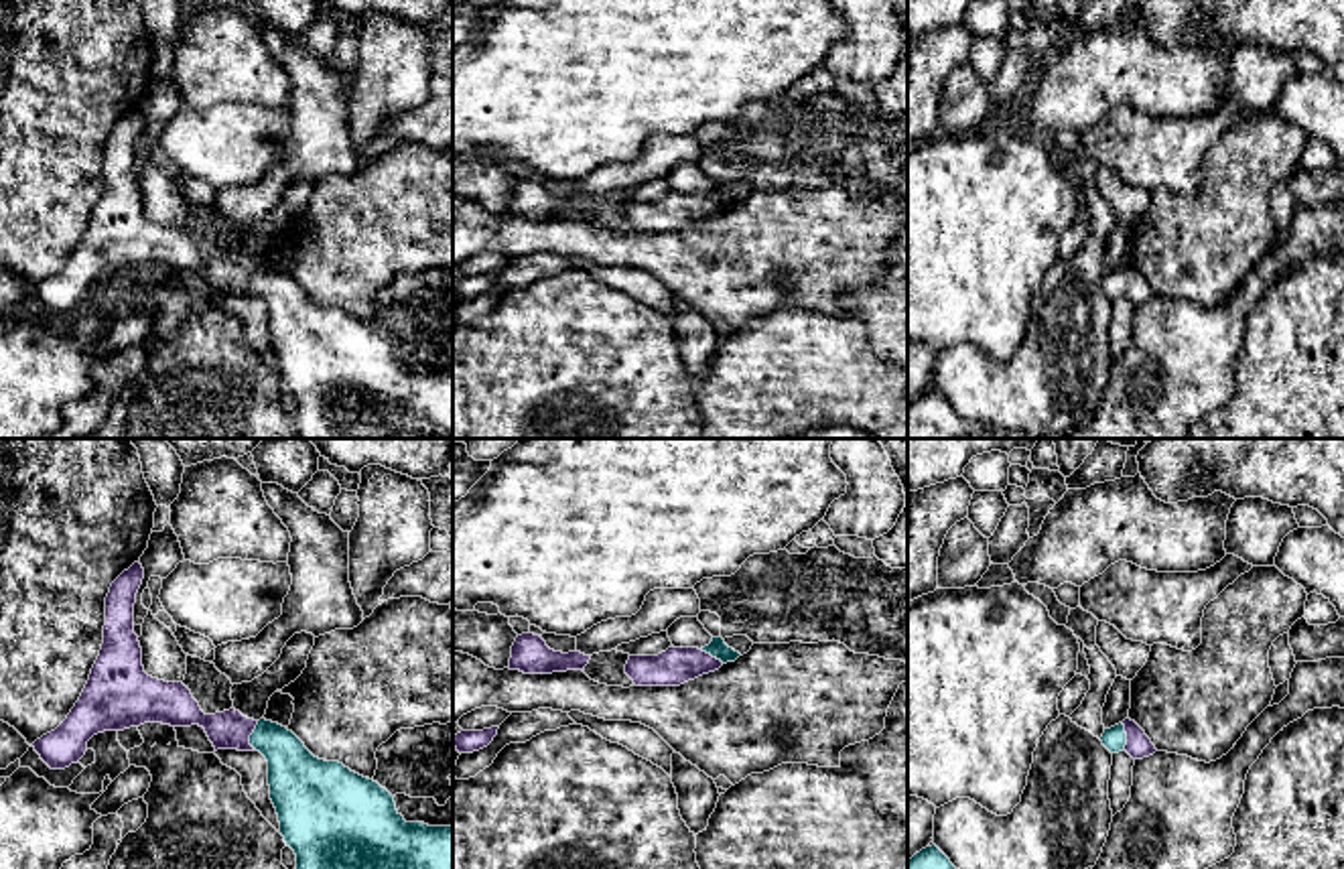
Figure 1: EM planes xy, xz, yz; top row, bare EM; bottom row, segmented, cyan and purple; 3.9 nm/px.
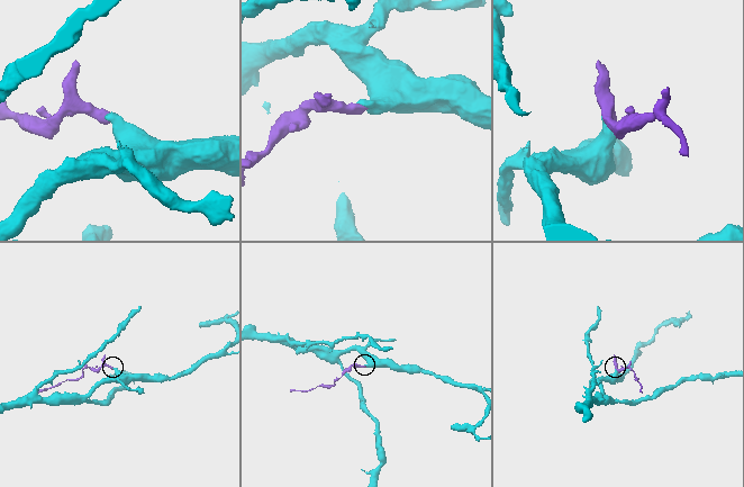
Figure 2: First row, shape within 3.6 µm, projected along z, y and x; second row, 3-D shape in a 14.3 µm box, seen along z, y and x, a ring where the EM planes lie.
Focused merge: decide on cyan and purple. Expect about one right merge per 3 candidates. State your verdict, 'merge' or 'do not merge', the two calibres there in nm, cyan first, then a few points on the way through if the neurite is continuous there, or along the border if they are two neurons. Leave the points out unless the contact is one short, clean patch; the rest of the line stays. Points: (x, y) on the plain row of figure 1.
merge; 220 nm thick on the cyan side, 160 nm on the other; runs through xy (297, 323), (250, 281), (230, 275)

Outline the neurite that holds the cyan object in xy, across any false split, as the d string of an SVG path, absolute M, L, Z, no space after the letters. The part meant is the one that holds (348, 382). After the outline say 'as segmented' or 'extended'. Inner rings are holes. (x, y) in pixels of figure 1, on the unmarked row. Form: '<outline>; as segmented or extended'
M138 106L112 128L99 201L67 264L32 288L41 305L51 315L65 315L85 300L87 286L97 278L144 268L199 270L215 296L260 296L266 303L280 380L296 400L292 422L298 439L453 439L453 372L406 367L386 333L339 307L315 303L286 272L248 264L236 254L205 260L183 227L164 227L144 217L142 193L134 179L134 148L142 124L144 114Z; extended

